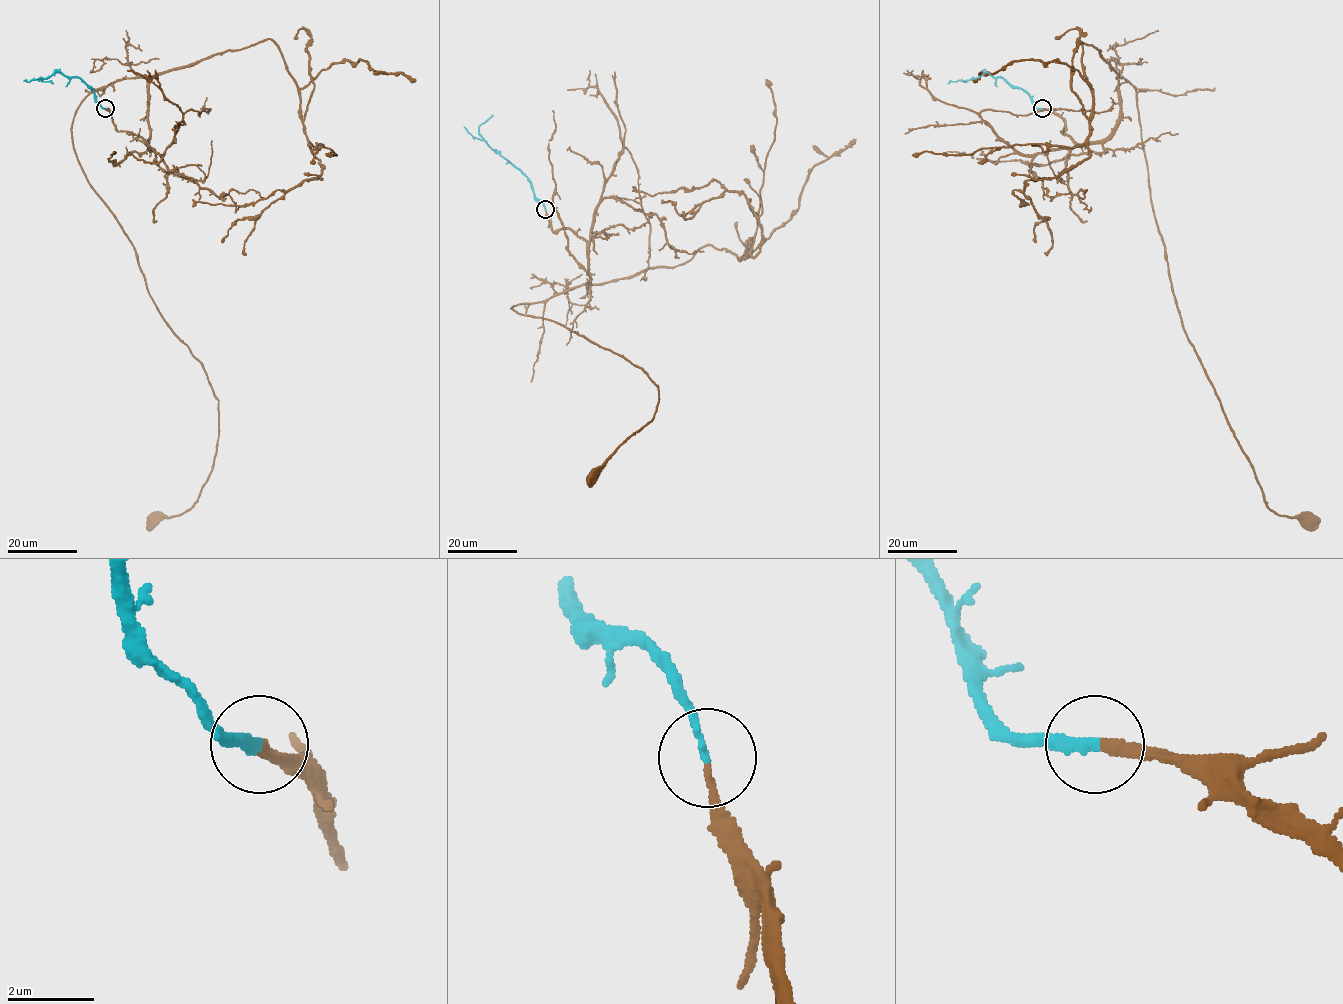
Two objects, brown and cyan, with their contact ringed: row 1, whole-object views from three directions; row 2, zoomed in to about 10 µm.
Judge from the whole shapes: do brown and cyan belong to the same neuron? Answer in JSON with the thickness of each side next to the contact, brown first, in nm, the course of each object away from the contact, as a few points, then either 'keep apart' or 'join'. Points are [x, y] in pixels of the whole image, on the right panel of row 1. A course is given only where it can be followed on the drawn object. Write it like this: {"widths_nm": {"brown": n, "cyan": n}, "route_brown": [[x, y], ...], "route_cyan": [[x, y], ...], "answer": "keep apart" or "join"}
{"widths_nm": {"brown": 200, "cyan": 200}, "route_brown": [[1043, 109], [1077, 143], [1102, 142], [1120, 112], [1117, 77], [1136, 90], [1182, 326], [1264, 502], [1308, 520]], "route_cyan": [[1042, 109], [1037, 109], [1024, 90], [1013, 88], [1003, 77], [986, 72], [975, 78], [948, 83]], "answer": "join"}

